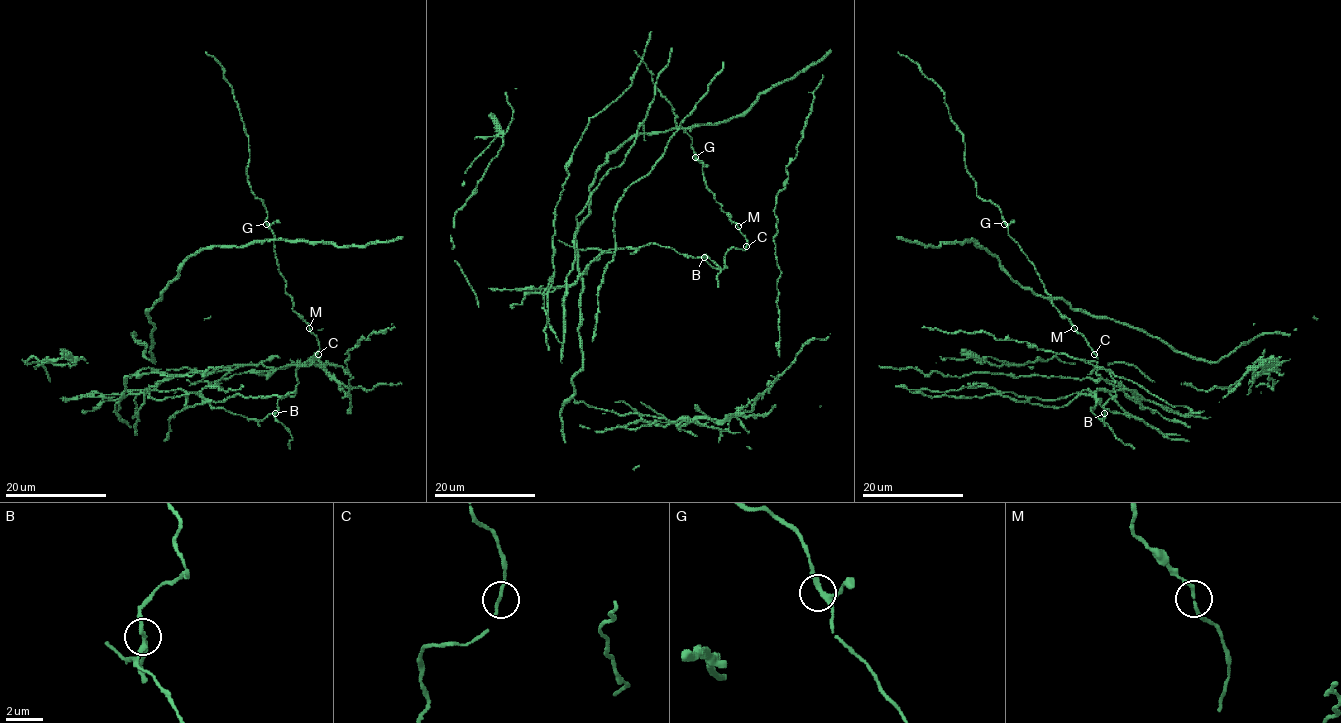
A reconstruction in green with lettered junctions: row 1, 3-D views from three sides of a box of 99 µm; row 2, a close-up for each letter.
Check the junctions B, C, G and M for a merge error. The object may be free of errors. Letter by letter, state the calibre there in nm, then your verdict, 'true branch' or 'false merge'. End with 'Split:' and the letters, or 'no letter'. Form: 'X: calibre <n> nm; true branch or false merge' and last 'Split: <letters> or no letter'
B: calibre 200 nm; false merge
C: calibre 150 nm; true branch
G: calibre 240 nm; true branch
M: calibre 170 nm; true branch
Split: B

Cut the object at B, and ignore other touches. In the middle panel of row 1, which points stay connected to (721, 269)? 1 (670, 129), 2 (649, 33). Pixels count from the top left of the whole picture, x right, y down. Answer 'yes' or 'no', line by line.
1: no
2: no

